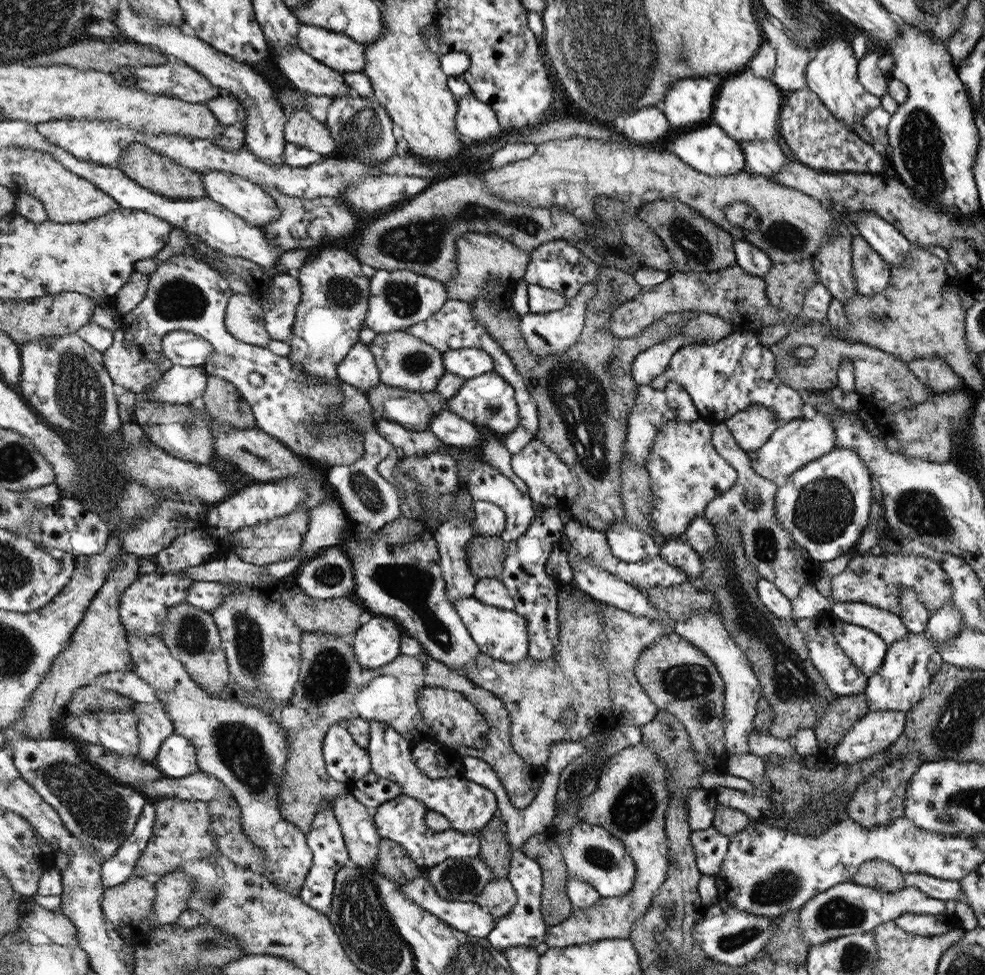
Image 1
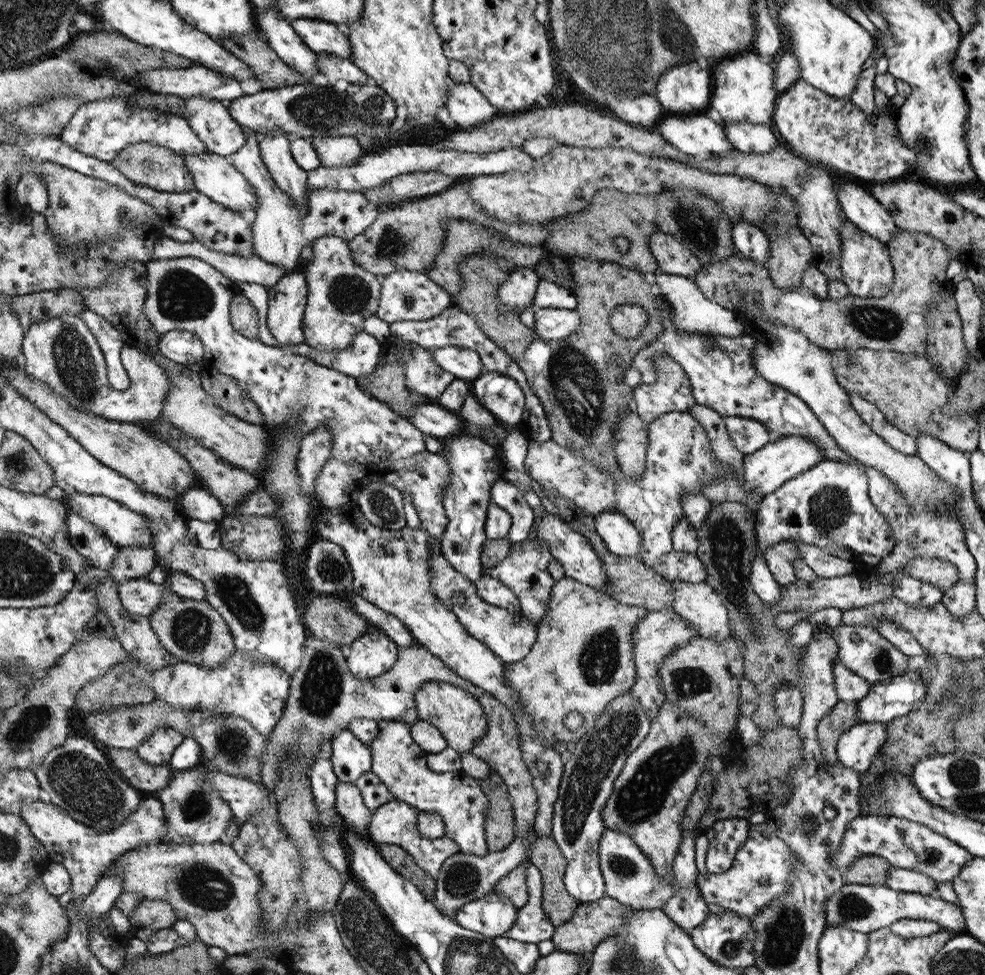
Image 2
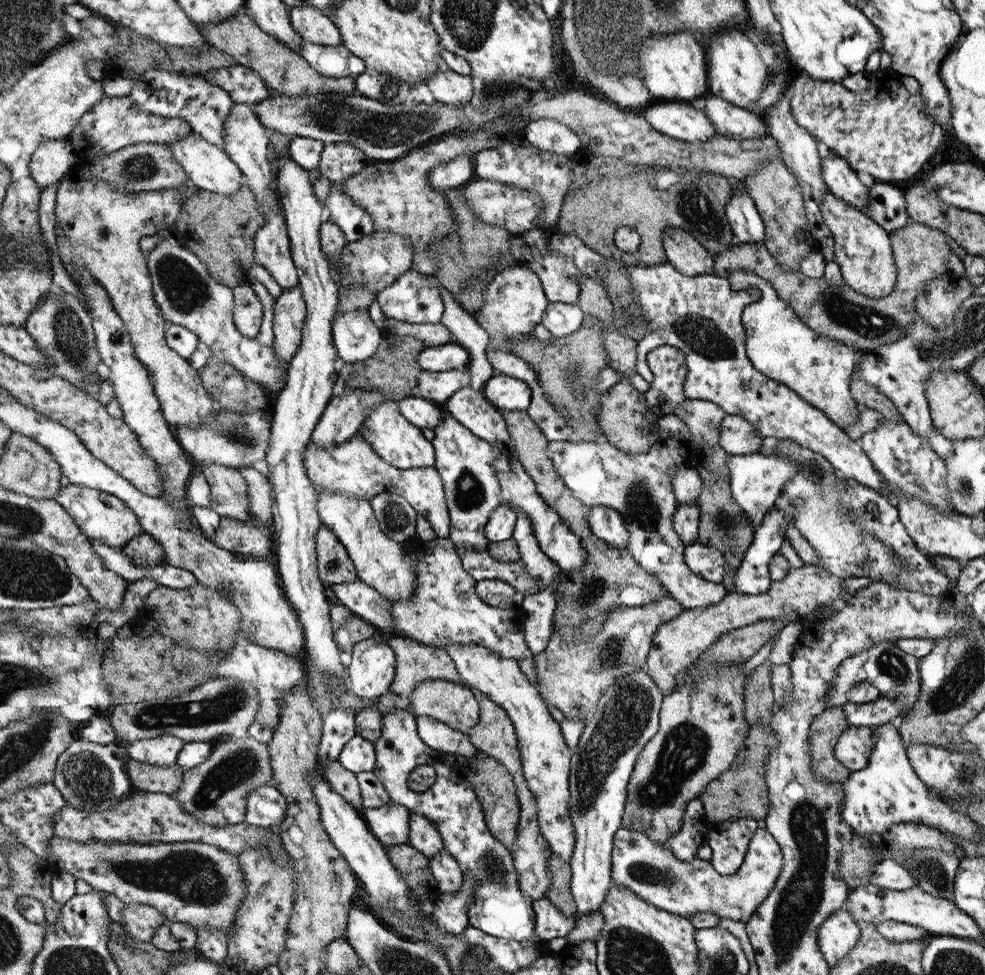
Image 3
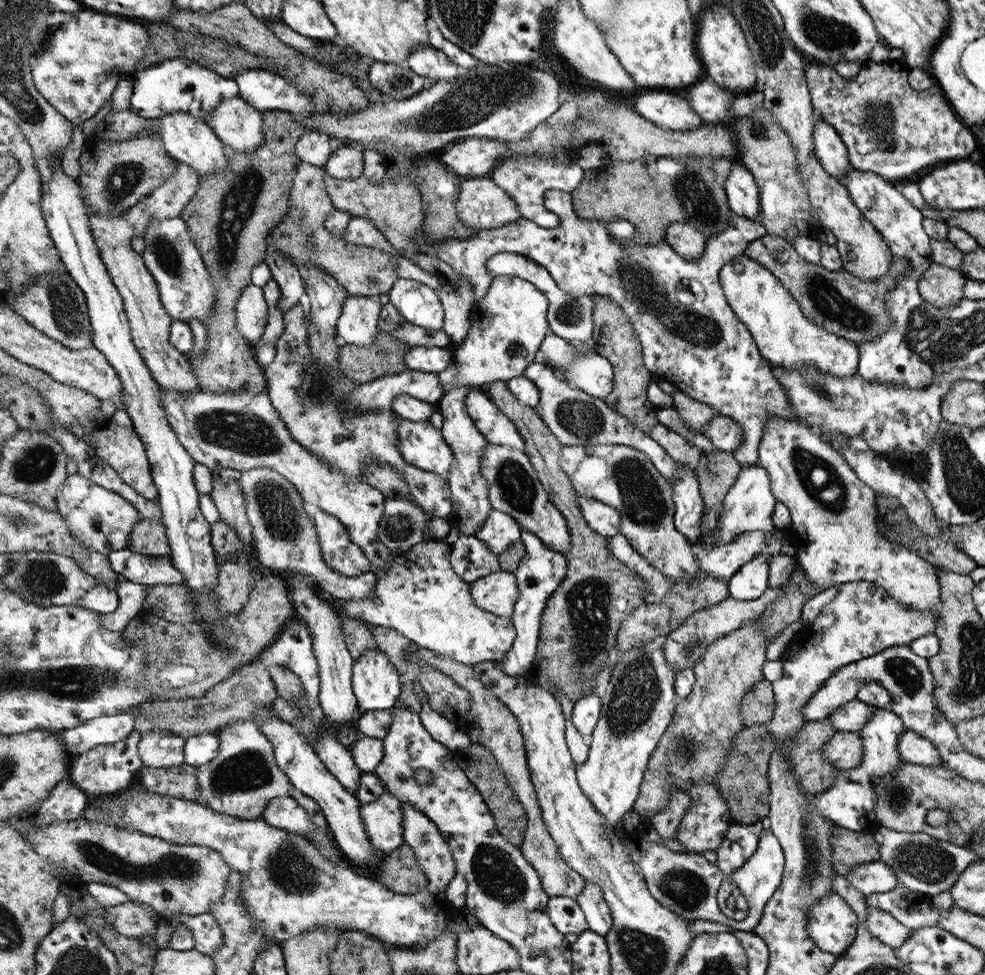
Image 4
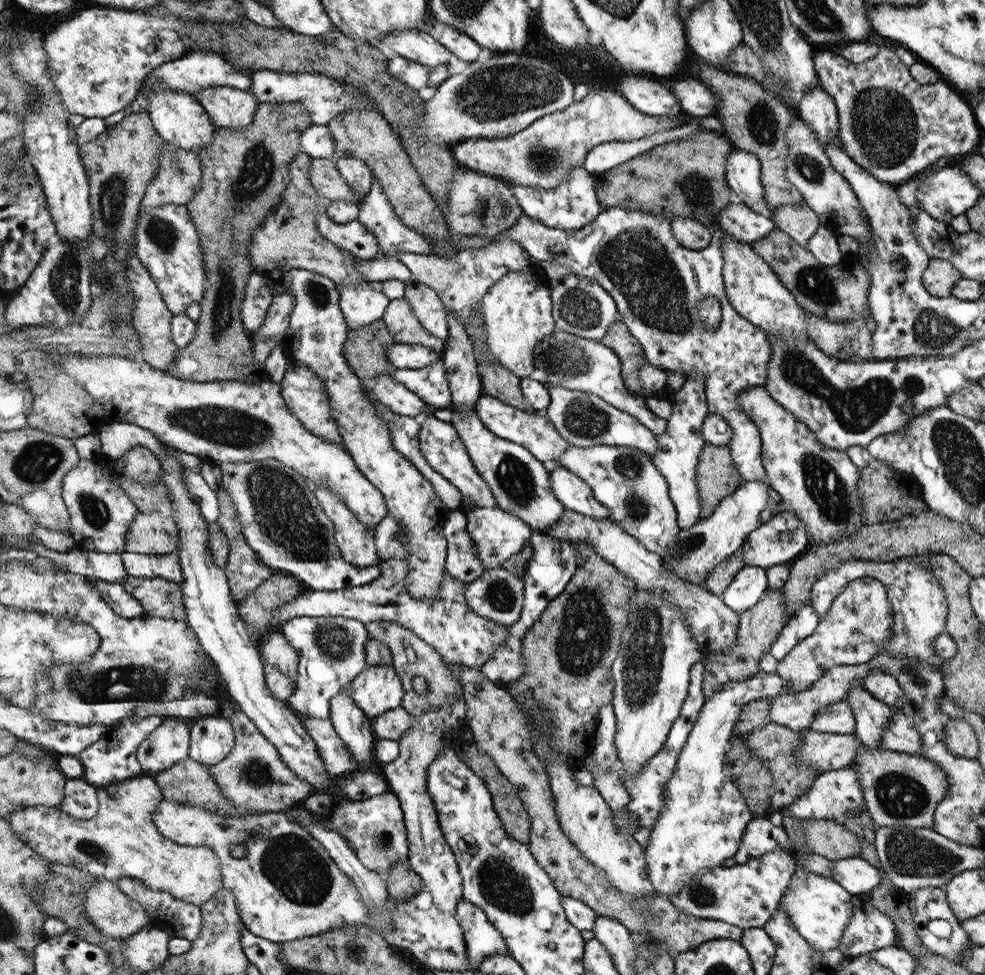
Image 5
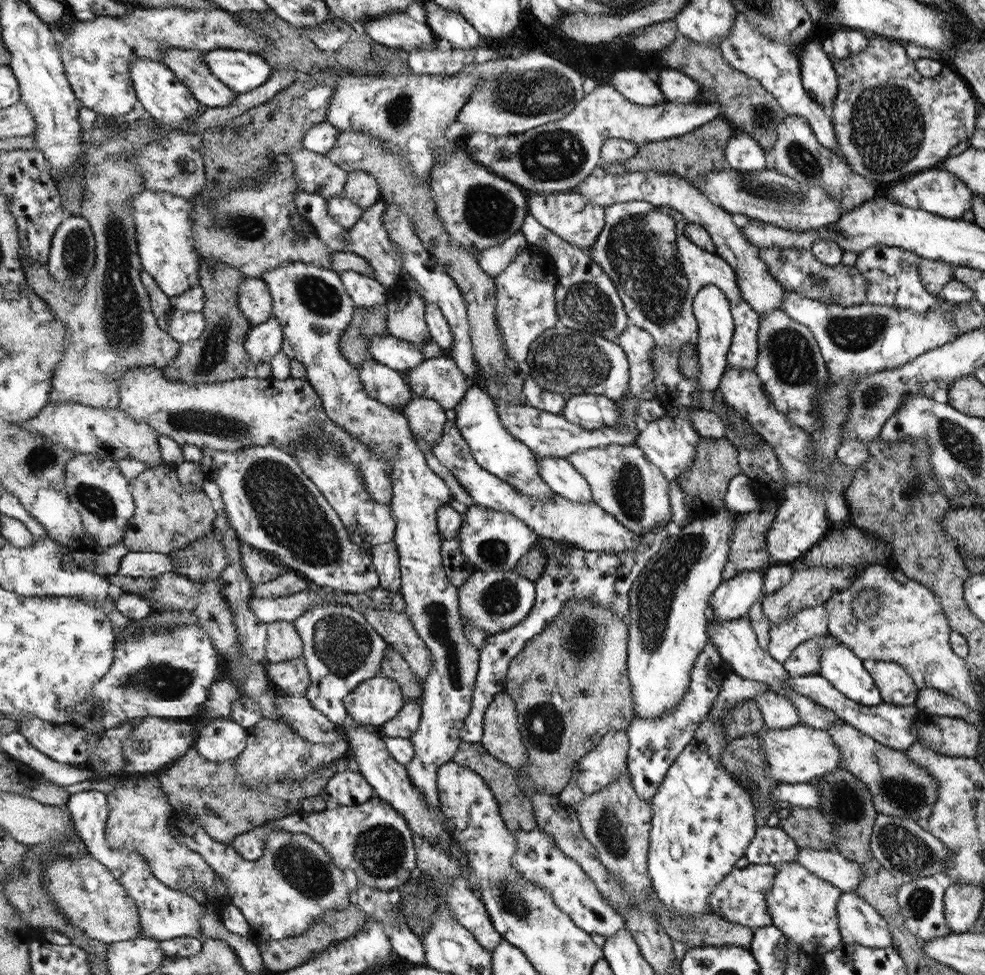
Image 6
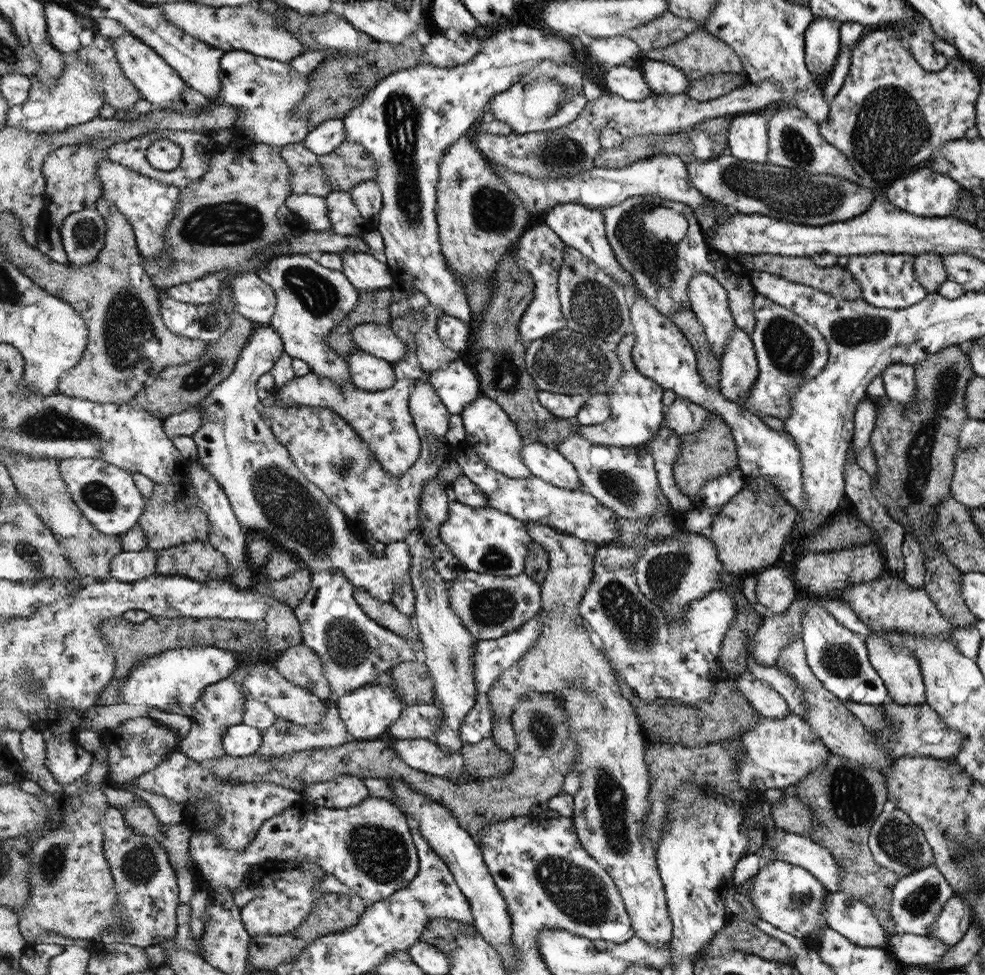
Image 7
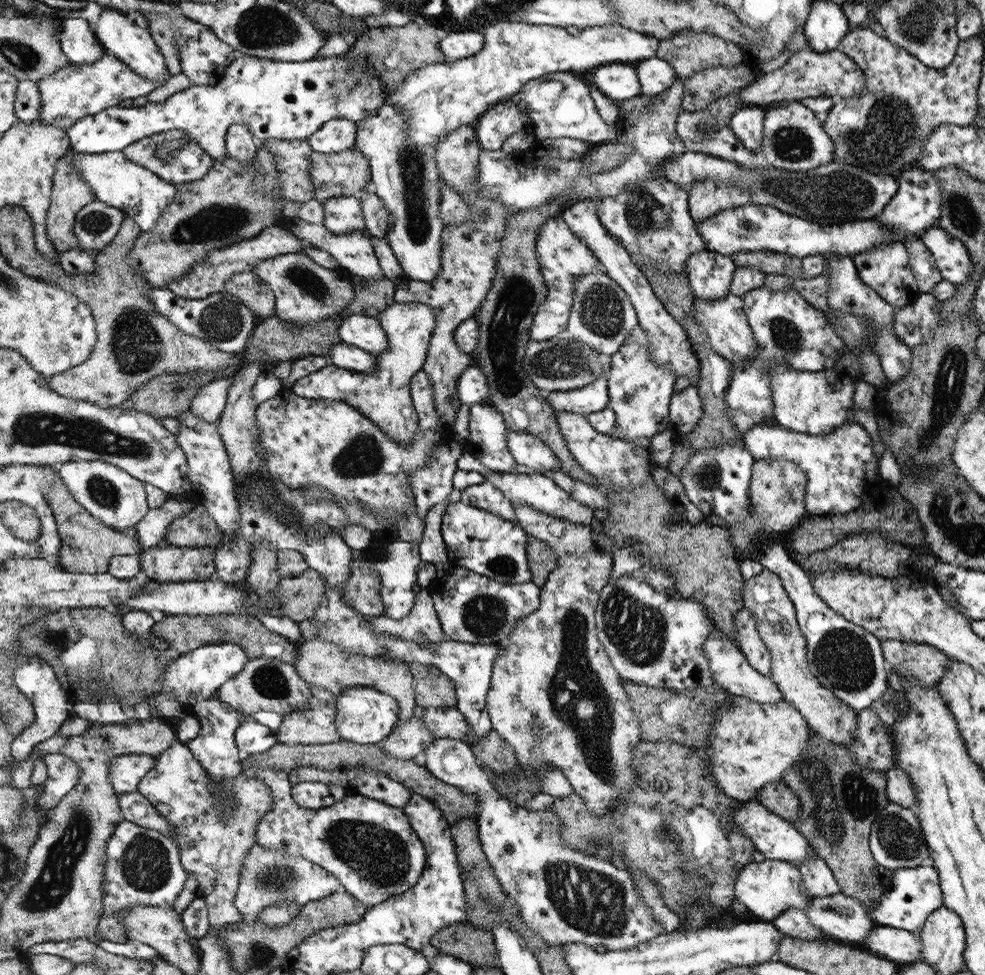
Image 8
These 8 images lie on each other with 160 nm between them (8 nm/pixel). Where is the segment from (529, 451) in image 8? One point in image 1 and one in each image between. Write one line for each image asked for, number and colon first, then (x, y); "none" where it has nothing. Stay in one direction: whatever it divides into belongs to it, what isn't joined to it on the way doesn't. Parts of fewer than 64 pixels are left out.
1: (629, 544)
2: (621, 537)
3: (607, 523)
4: (607, 521)
5: (575, 493)
6: (559, 474)
7: (546, 463)

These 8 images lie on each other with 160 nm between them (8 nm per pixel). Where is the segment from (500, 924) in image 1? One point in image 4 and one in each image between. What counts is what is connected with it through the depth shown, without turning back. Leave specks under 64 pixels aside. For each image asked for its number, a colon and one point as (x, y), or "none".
2: (533, 926)
3: (549, 922)
4: (565, 913)

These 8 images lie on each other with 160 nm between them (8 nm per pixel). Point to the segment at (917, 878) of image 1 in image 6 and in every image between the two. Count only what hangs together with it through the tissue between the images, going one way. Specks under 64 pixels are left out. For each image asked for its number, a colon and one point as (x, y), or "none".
2: (903, 880)
3: (889, 874)
4: (876, 876)
5: (859, 877)
6: (832, 866)

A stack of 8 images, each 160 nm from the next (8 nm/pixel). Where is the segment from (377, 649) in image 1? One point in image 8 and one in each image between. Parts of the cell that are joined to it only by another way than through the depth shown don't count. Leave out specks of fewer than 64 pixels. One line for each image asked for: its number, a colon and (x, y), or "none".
2: (373, 654)
3: (370, 675)
4: (374, 678)
5: (377, 690)
6: (376, 701)
7: (369, 711)
8: (365, 715)

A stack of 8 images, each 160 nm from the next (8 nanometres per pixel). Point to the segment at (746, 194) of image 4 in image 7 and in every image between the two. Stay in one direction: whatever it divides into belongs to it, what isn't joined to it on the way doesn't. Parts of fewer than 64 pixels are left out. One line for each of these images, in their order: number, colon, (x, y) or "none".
5: (743, 170)
6: (743, 153)
7: (747, 137)

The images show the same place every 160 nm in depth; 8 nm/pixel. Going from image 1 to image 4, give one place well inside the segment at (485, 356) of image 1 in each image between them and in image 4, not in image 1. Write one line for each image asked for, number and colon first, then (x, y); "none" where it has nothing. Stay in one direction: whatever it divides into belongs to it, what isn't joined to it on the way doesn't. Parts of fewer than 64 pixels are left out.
2: (463, 363)
3: (451, 356)
4: (424, 359)

